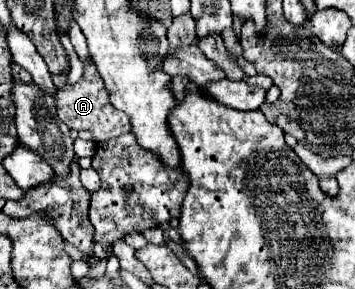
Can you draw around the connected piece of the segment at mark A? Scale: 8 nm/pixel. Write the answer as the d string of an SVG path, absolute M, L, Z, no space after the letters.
M85 63L85 73L83 77L75 83L75 85L65 85L63 89L57 89L57 117L75 131L91 131L95 135L97 143L109 141L113 137L125 135L131 131L131 121L123 111L117 111L111 103L109 103L109 95L107 89L103 85L103 79L99 77L97 69L93 63Z

